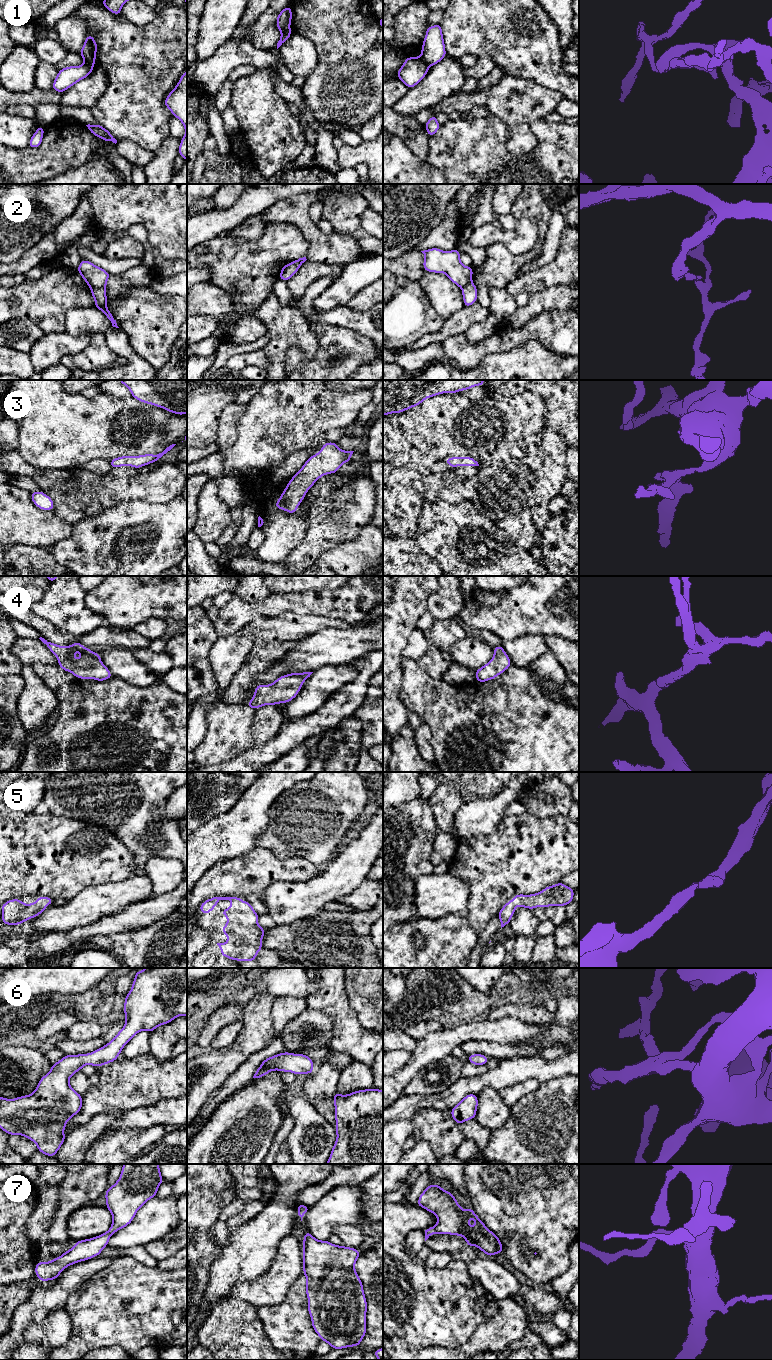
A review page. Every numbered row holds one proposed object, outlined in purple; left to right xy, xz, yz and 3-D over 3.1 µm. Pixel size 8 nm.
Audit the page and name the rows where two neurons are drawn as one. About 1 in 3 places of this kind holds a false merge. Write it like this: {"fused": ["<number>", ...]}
{"fused": ["1", "2"]}

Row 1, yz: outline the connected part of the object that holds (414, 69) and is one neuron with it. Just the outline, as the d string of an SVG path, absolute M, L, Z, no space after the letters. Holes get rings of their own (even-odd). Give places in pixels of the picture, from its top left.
M407 57L401 68L397 71L397 77L410 89L416 86L426 75L429 66L422 57Z

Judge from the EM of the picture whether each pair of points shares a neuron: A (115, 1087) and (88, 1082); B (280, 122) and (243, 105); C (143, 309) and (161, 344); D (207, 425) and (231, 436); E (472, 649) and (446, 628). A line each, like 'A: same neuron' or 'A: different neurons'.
A: different neurons
B: same neuron
C: same neuron
D: different neurons
E: different neurons

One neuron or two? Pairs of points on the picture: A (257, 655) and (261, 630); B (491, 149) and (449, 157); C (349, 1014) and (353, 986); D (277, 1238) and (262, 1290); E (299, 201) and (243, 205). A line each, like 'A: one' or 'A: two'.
A: two
B: one
C: two
D: one
E: two

